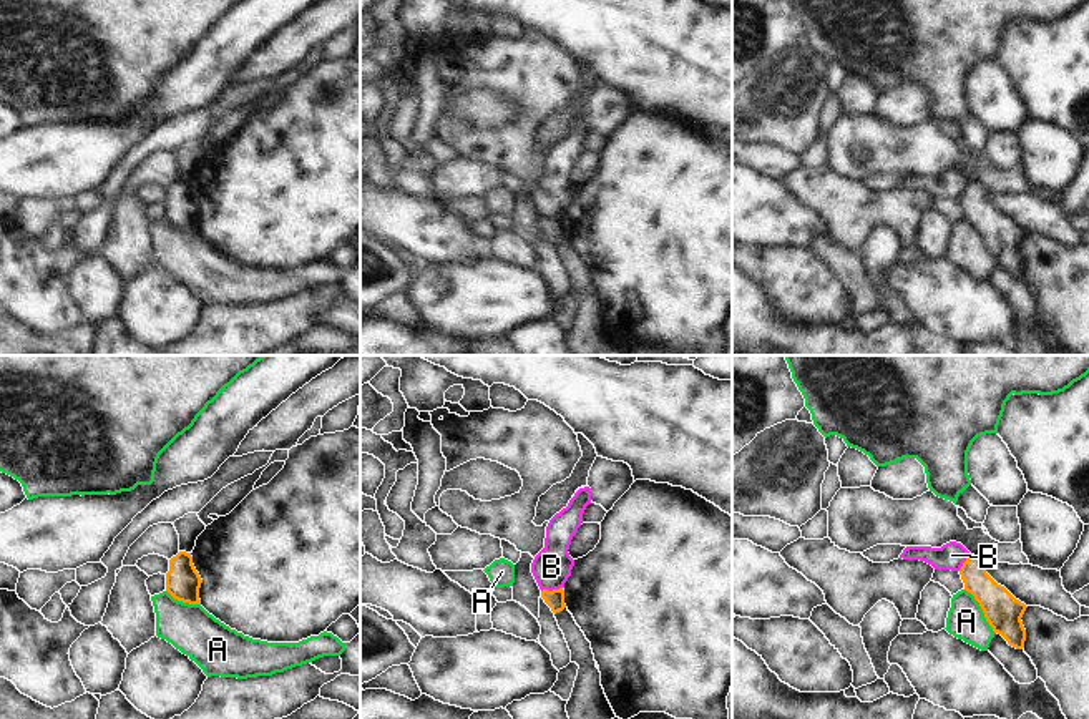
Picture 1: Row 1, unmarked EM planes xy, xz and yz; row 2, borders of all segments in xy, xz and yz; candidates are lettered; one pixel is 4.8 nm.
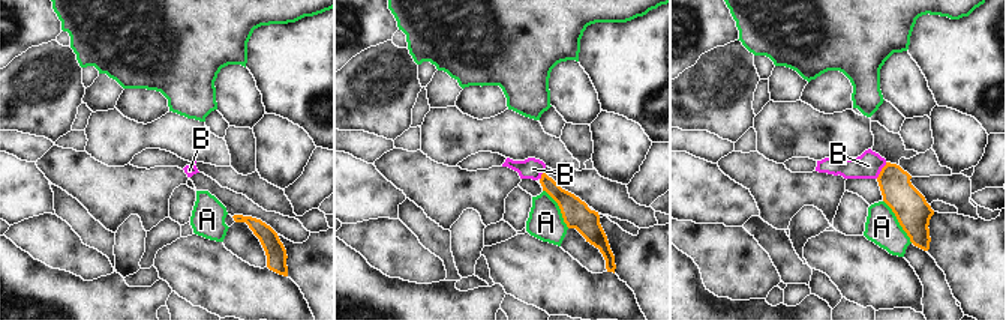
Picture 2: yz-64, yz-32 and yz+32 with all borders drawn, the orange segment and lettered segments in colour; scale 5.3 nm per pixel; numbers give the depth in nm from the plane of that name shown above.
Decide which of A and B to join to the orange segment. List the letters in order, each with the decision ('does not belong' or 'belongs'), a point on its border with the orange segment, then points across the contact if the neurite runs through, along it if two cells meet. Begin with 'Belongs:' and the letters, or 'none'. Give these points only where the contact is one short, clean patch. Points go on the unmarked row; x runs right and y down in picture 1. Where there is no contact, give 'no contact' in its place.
Belongs: none
A: does not belong; contact yz (983, 239)
B: does not belong; contact xz (553, 218); border xz (561, 215), (542, 220)

